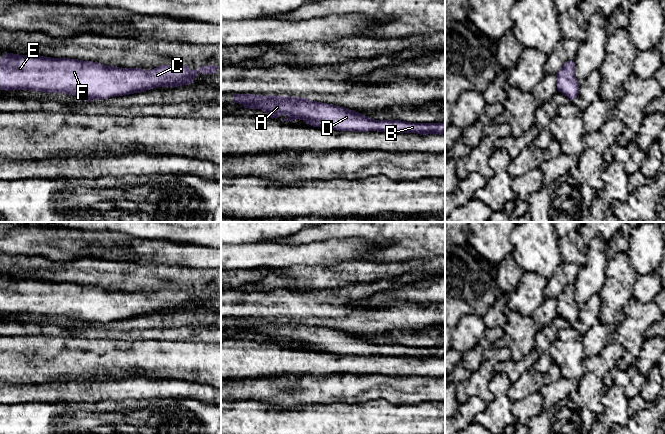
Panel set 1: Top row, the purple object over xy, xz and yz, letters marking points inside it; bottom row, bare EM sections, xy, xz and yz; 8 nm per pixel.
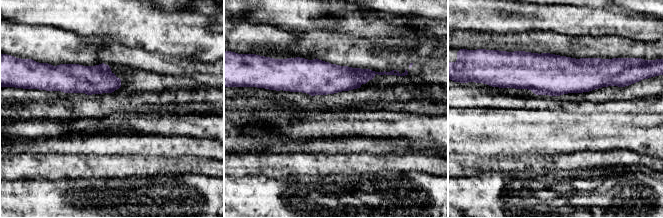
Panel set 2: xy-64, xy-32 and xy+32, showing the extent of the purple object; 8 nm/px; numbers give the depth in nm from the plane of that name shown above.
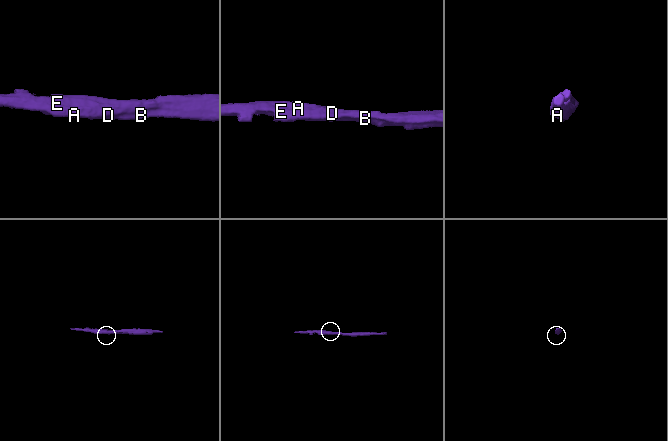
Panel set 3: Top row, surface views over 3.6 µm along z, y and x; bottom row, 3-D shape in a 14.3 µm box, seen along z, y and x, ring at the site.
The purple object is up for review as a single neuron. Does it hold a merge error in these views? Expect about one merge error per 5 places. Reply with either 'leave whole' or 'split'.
leave whole

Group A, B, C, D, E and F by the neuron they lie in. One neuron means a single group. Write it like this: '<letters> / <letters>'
A B C D E F

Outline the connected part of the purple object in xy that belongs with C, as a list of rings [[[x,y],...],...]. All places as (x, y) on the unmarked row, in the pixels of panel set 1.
[[[7,277],[4,281],[0,282],[0,314],[33,314],[33,315],[40,315],[45,317],[66,317],[73,320],[82,321],[85,325],[93,325],[97,323],[108,323],[110,321],[114,320],[123,320],[123,319],[129,319],[134,317],[143,316],[146,314],[151,314],[158,311],[177,311],[182,309],[188,309],[191,307],[194,307],[195,302],[198,300],[198,298],[201,296],[202,298],[214,298],[218,295],[220,290],[216,289],[208,289],[208,290],[202,290],[199,291],[197,294],[191,294],[187,289],[161,289],[159,291],[156,291],[150,295],[146,295],[141,292],[120,292],[117,290],[107,290],[98,286],[93,285],[83,285],[78,283],[70,283],[70,282],[51,282],[46,280],[40,280],[40,279],[33,279],[33,278],[27,278],[27,279],[19,279],[19,278],[13,278],[13,277]]]

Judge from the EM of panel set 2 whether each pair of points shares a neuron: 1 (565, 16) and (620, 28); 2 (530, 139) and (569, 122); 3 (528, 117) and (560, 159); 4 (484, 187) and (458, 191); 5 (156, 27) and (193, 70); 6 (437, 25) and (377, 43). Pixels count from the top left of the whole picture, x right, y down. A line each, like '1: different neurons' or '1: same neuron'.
1: same neuron
2: same neuron
3: different neurons
4: same neuron
5: different neurons
6: different neurons

